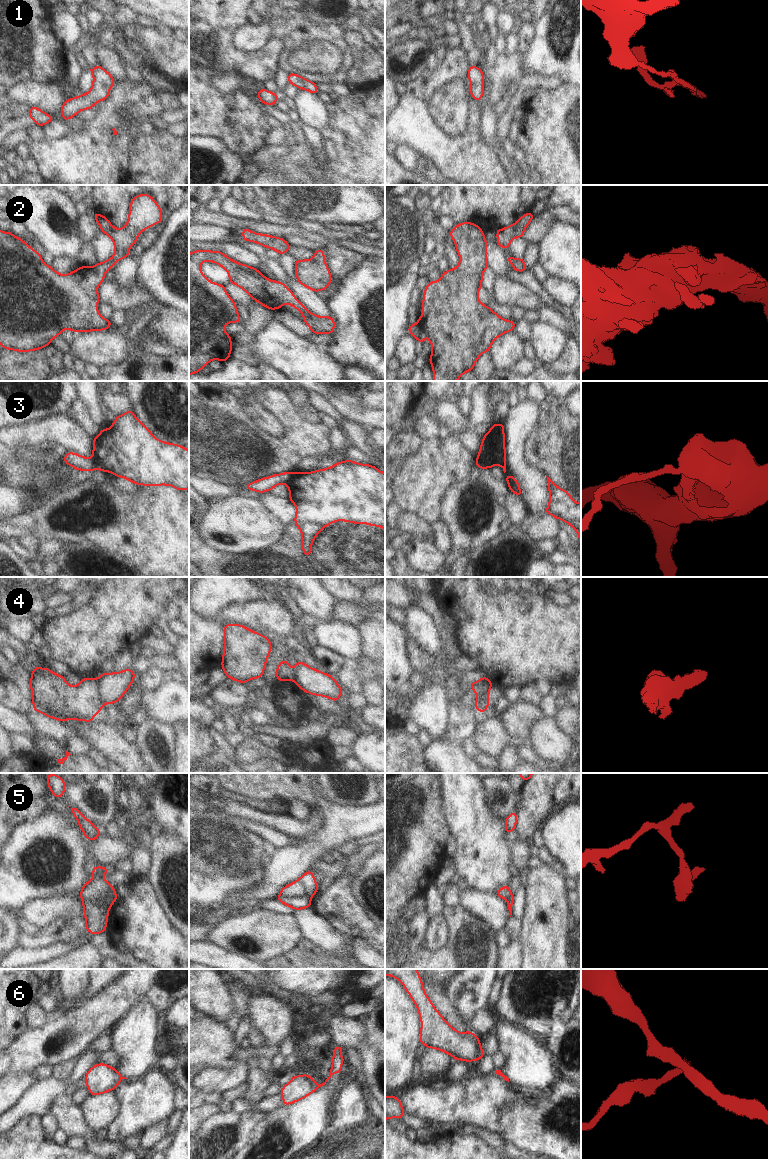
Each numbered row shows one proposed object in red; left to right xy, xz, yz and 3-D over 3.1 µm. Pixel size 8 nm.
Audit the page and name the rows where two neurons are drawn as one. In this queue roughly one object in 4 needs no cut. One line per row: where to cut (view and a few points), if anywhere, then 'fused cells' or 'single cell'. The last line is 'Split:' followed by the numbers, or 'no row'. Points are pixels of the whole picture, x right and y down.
1: cut none; single cell
2: cut none; single cell
3: cut yz (478, 456), (485, 467); fused cells
4: cut xy (97, 680), (98, 696), (103, 703); fused cells
5: cut xy (115, 894), (108, 893), (94, 900), (82, 899); fused cells
6: cut xz (317, 1085), (318, 1087); fused cells
Split: 3, 4, 5, 6

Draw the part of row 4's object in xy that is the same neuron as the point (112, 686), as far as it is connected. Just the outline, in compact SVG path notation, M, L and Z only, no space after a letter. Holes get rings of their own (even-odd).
M131 669L118 673L102 673L99 681L99 697L103 703L117 703L134 682L136 674Z

